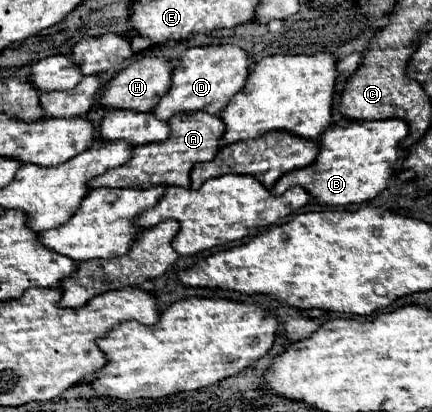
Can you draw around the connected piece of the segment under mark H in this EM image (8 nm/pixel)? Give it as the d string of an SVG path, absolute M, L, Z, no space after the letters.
M142 57L114 75L100 95L100 105L108 109L132 109L132 111L152 111L156 101L160 101L172 85L172 63L168 57Z

